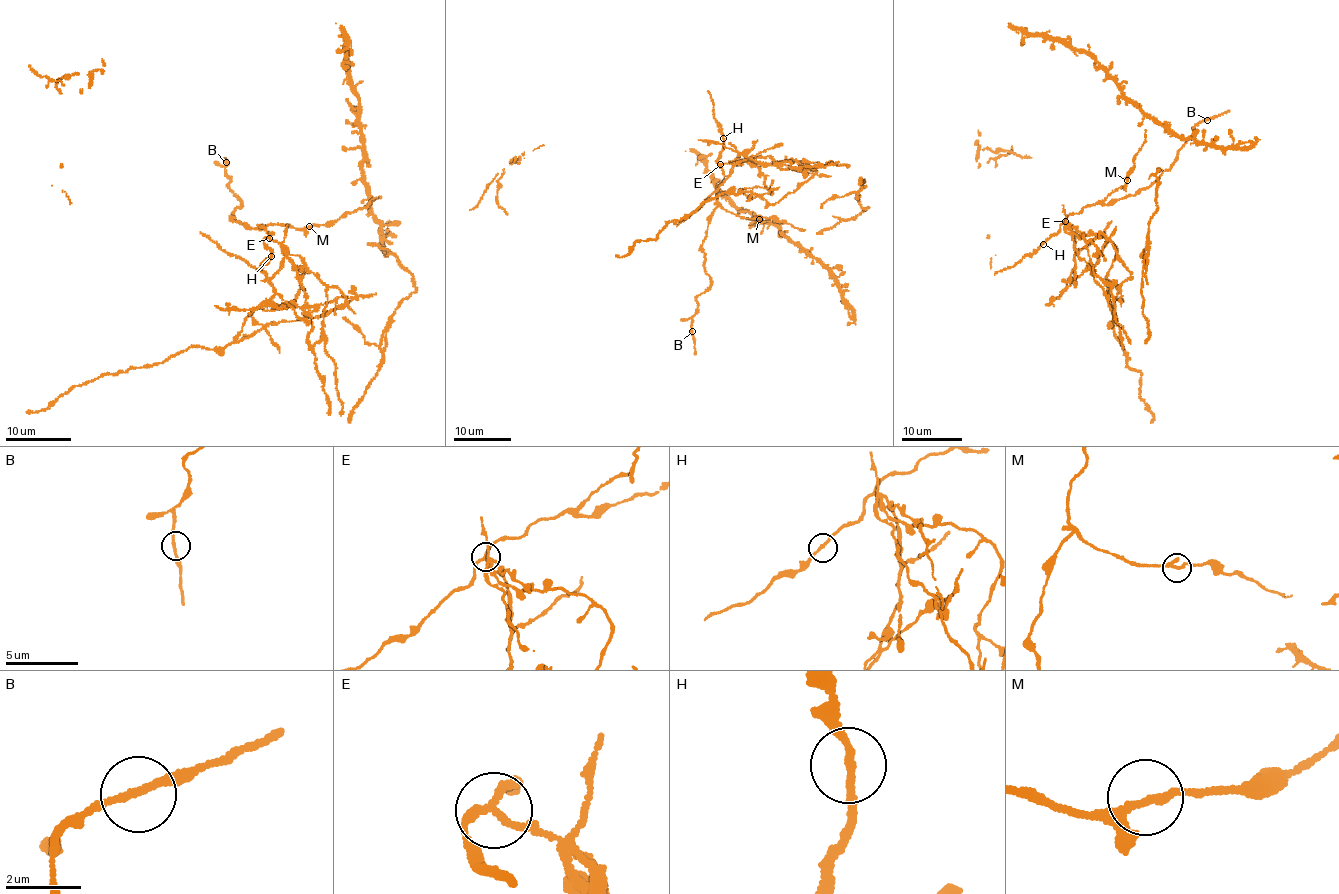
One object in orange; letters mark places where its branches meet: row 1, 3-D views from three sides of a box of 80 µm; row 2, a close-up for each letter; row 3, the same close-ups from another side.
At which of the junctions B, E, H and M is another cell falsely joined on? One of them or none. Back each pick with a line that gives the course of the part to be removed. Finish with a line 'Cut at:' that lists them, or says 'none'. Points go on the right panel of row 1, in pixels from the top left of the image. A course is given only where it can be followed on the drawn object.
Cut at: E

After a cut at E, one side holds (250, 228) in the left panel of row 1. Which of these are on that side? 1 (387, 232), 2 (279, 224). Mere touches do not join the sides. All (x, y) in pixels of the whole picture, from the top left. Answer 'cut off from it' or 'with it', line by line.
1: with it
2: with it

